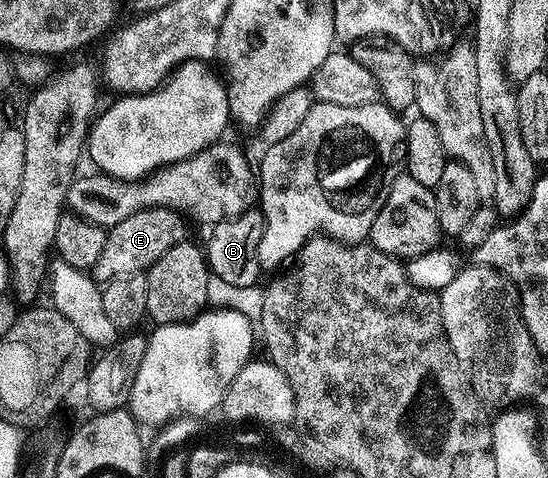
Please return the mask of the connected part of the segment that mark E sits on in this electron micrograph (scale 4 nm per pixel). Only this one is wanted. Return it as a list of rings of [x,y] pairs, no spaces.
[[[160,207],[143,208],[123,222],[117,222],[109,228],[105,246],[101,246],[101,254],[97,254],[95,264],[89,269],[90,277],[102,286],[119,276],[146,273],[153,262],[157,262],[157,258],[161,258],[161,254],[169,250],[169,246],[184,240],[183,222],[185,223],[184,217],[175,210]]]

